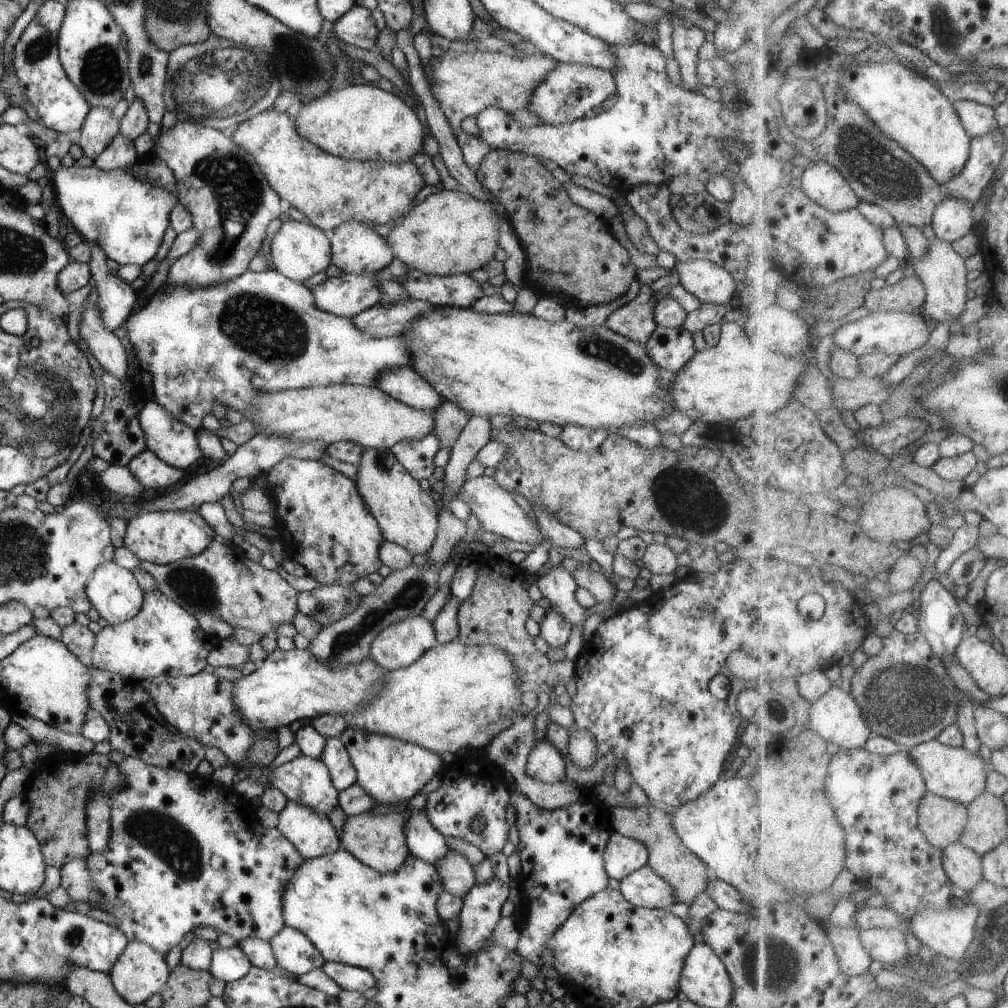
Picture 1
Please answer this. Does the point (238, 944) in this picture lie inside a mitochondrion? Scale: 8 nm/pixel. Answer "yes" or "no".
no

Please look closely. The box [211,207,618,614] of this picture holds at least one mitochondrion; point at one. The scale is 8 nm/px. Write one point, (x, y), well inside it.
(268, 331)

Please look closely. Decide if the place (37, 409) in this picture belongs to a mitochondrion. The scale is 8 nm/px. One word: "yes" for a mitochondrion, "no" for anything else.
yes

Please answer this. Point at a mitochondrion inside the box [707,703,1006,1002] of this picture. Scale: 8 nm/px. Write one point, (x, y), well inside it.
(777, 965)

